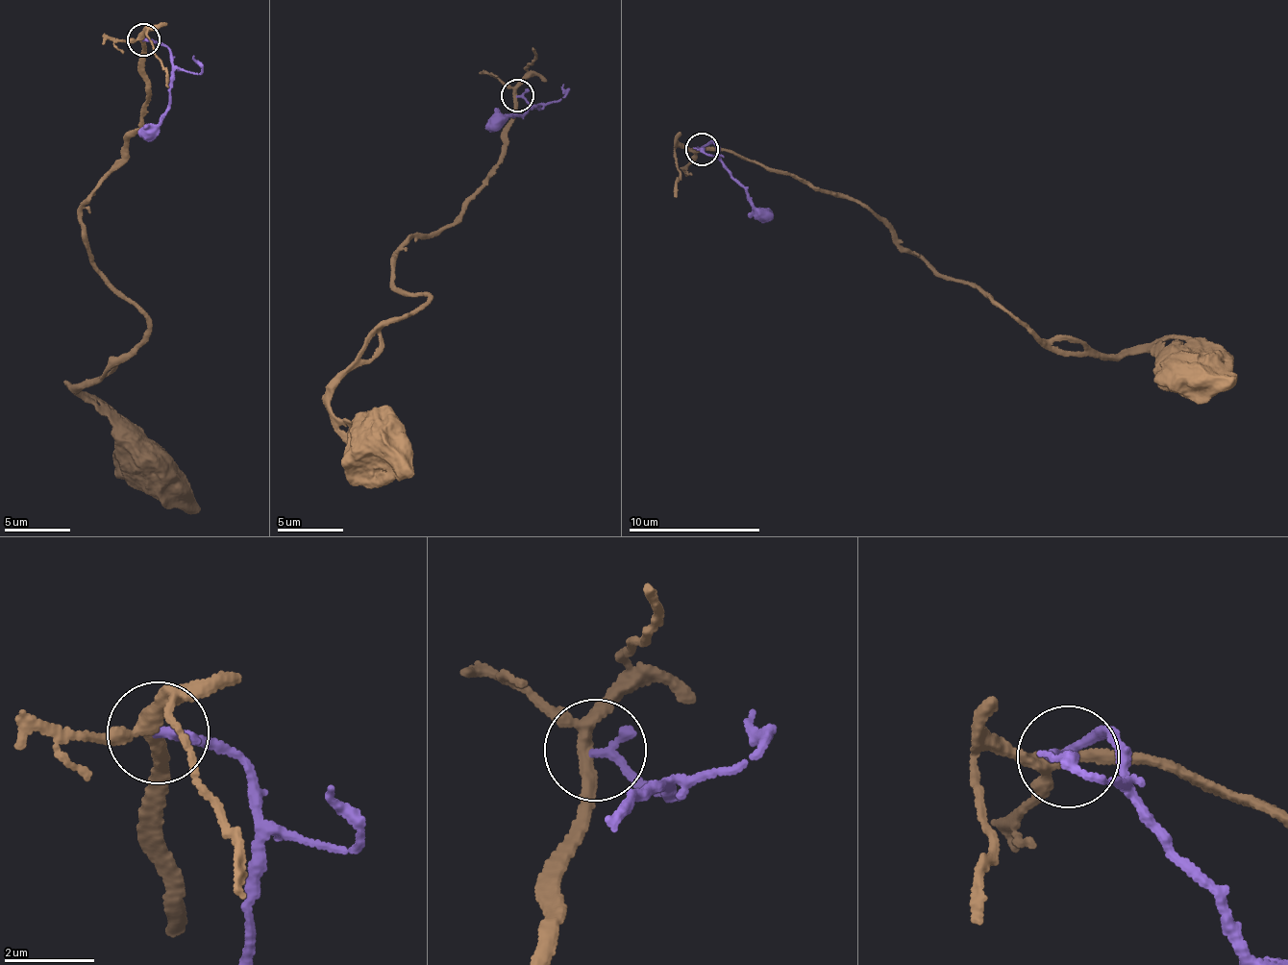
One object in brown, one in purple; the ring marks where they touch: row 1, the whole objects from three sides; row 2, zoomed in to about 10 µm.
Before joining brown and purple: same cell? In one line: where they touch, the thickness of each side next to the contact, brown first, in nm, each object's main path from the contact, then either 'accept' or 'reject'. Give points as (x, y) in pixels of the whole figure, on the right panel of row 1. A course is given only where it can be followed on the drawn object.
place (702, 149); calibres 240 and 240 nm; course brown (701, 147), (730, 149), (858, 198), (928, 262), (999, 302), (1033, 335), (1102, 353), (1148, 349), (1210, 374); course purple (701, 150), (712, 142), (722, 167), (772, 217); reject

